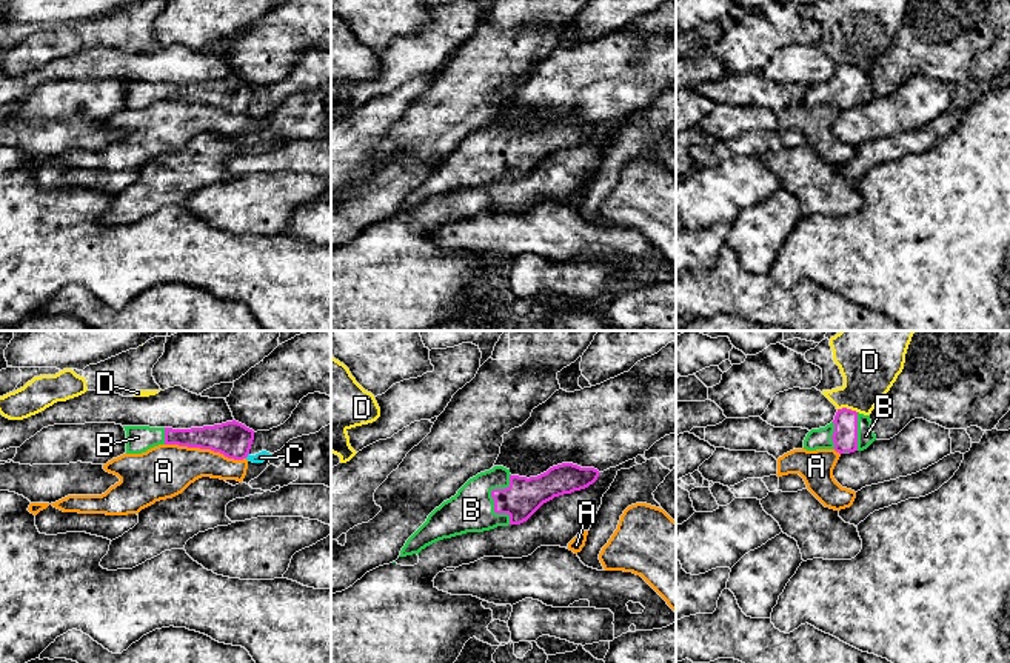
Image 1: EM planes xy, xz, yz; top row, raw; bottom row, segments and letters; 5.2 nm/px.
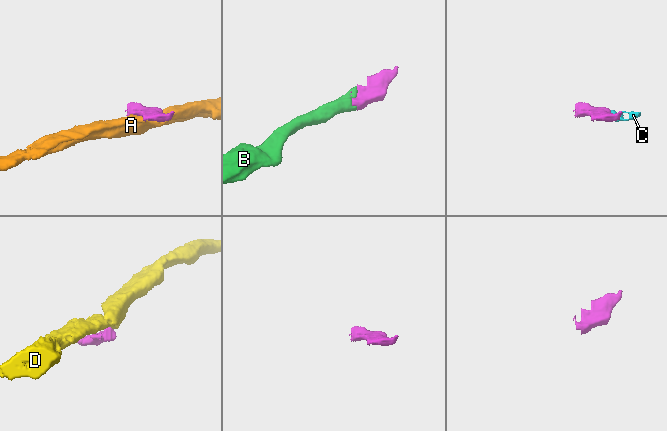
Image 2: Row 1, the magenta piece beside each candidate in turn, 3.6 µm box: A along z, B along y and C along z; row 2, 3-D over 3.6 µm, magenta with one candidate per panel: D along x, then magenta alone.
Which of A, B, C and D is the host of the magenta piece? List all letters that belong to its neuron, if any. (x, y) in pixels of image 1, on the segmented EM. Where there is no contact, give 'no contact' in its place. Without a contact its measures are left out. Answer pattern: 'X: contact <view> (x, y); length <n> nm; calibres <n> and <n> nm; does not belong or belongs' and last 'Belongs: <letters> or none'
A: contact xy (205, 448); length 440 nm; calibres 190 and 280 nm; does not belong
B: contact xz (493, 499); length 260 nm; calibres 190 and 240 nm; belongs
C: contact xy (247, 456); length 40 nm; calibres 190 and 60 nm; does not belong
D: contact yz (846, 408); length 110 nm; calibres 130 and 300 nm; does not belong
Belongs: B

